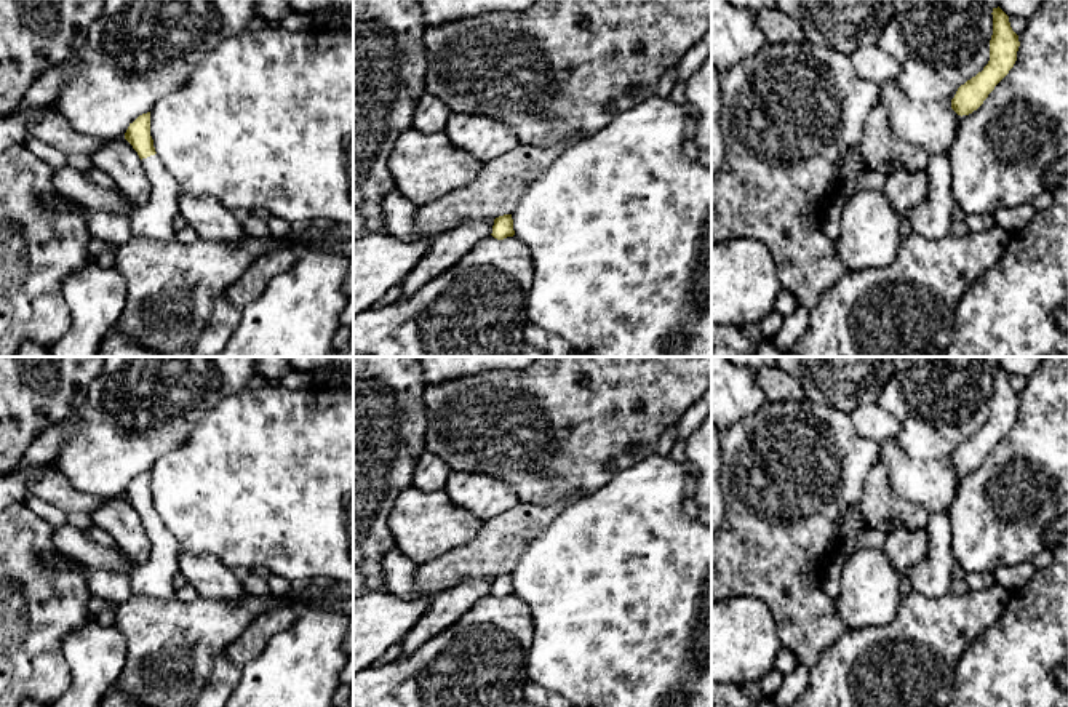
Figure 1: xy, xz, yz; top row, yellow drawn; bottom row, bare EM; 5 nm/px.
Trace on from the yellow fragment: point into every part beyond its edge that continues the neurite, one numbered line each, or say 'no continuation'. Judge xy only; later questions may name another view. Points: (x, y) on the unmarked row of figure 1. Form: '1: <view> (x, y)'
1: xy (155, 576)

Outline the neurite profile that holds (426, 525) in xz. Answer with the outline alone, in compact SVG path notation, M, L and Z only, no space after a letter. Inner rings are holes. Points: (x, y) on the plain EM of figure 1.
M414 485L400 493L389 517L397 549L420 565L468 544L476 537L483 521L465 509L457 507L444 489L425 493Z

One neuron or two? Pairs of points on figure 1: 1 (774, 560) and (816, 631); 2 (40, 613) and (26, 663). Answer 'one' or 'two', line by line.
1: one
2: one

